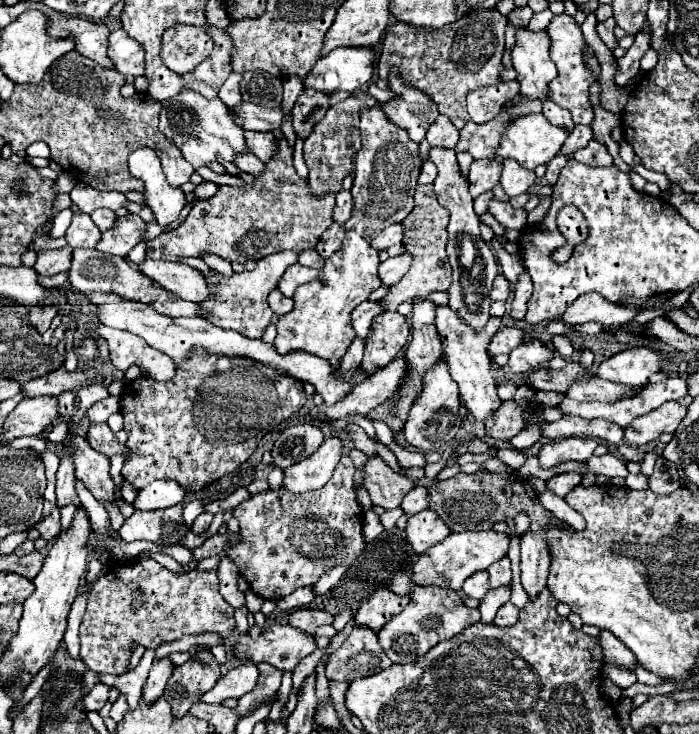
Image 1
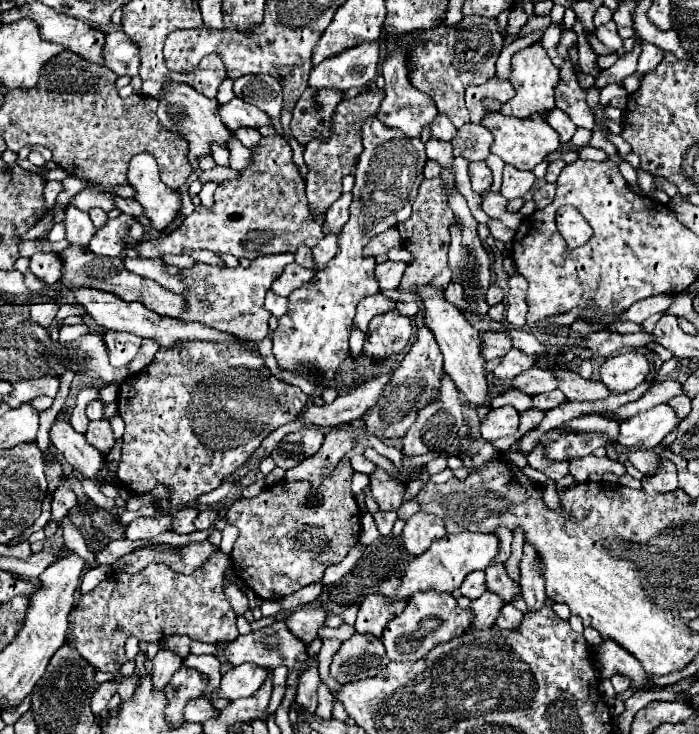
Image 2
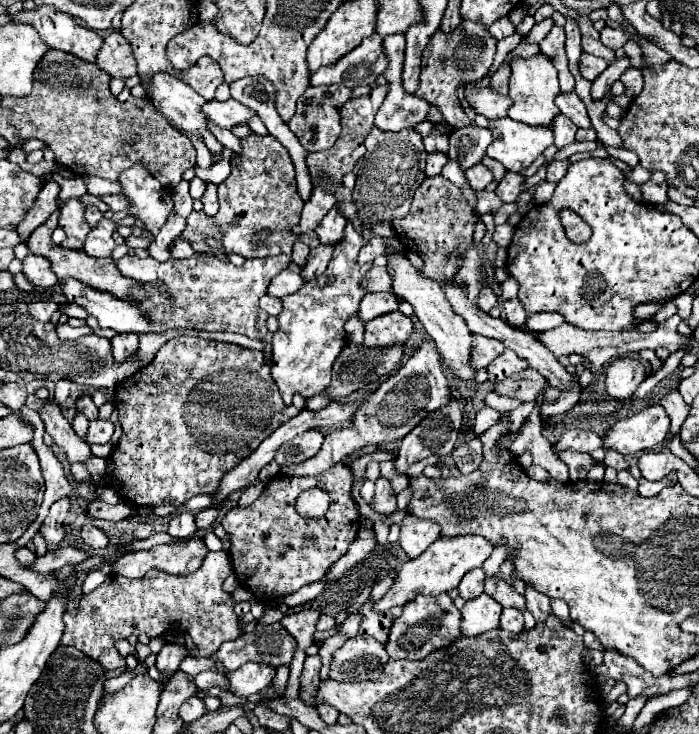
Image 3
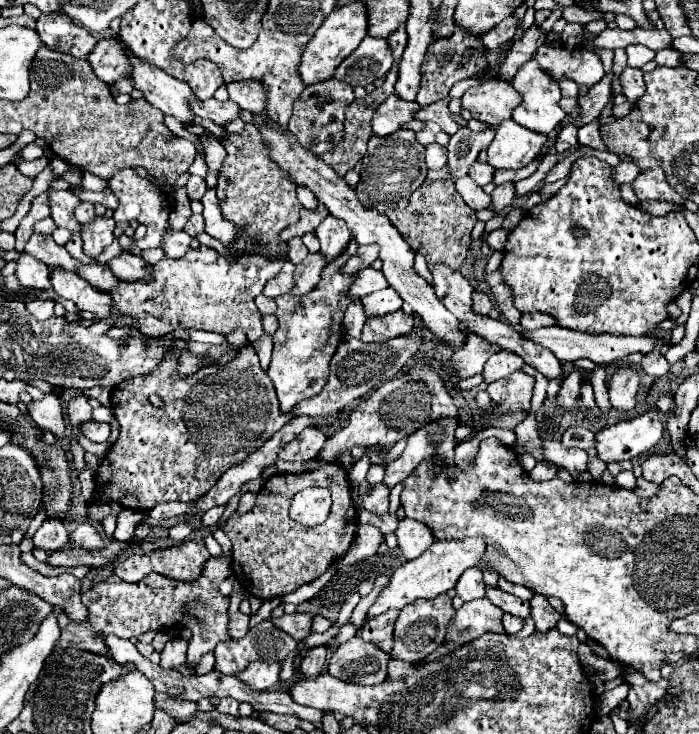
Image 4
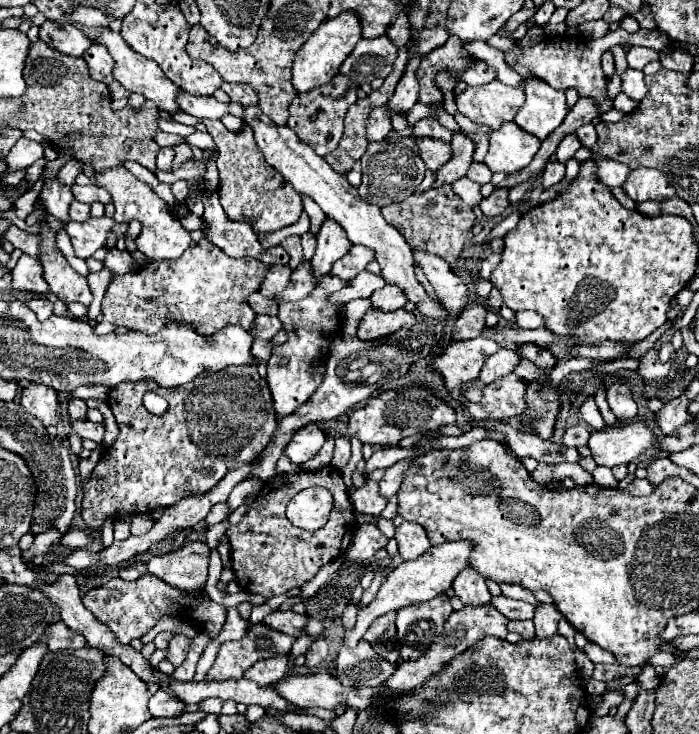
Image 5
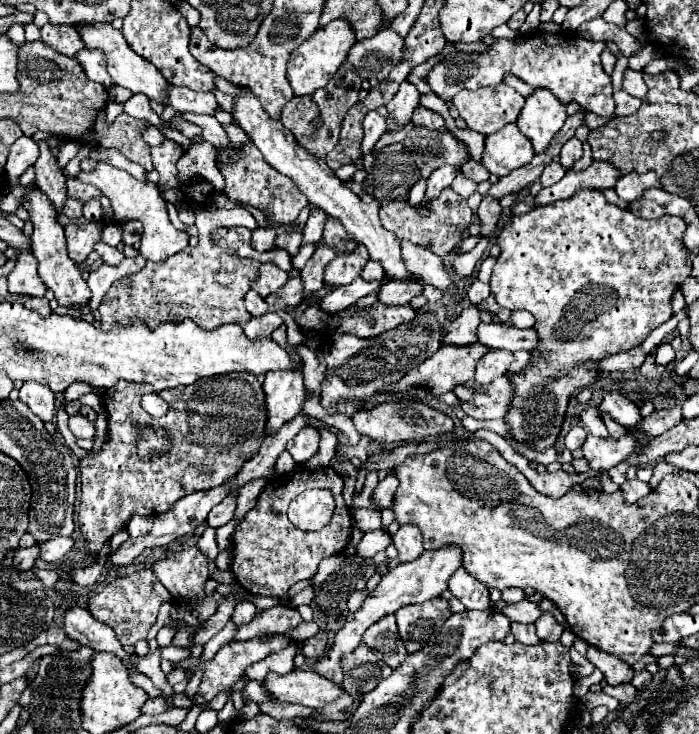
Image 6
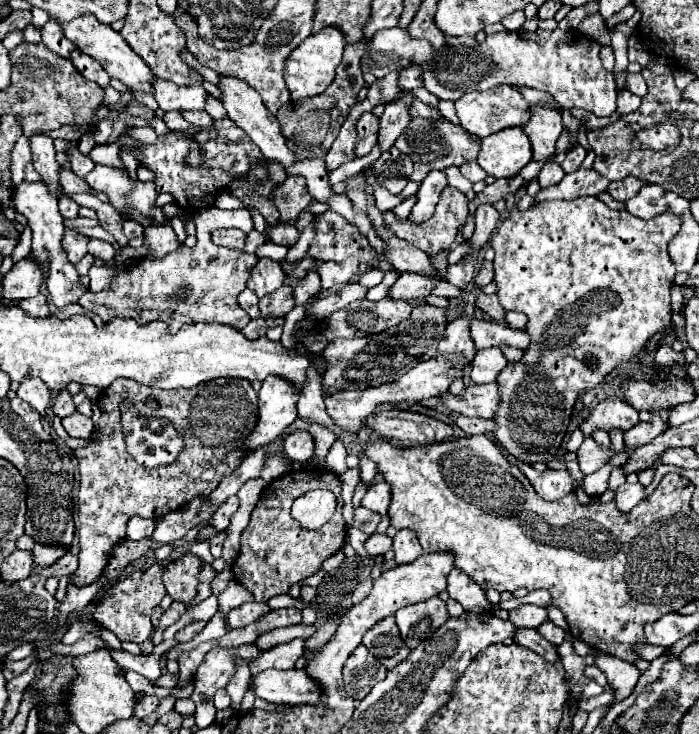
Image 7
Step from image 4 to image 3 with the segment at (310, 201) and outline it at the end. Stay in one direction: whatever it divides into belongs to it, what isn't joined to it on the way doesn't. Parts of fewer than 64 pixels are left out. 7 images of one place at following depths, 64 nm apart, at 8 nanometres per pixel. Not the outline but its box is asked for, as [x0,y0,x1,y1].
[230,76,312,200]

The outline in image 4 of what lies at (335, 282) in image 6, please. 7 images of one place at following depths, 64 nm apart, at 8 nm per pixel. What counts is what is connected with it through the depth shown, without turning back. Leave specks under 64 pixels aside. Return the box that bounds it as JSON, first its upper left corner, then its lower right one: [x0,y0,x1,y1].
[344,244,378,274]

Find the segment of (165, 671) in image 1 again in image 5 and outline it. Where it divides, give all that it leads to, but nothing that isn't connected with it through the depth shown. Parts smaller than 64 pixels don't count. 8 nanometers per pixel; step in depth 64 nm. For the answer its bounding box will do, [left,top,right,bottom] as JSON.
[166,636,190,666]

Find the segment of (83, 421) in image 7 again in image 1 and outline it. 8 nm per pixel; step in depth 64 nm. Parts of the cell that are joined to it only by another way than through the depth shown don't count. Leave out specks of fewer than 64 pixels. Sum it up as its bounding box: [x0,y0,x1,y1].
[88,424,132,458]

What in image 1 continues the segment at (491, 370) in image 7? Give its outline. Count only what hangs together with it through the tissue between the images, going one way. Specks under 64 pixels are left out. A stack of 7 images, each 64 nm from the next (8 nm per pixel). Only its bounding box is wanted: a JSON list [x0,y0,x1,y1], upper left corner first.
[504,338,552,374]

